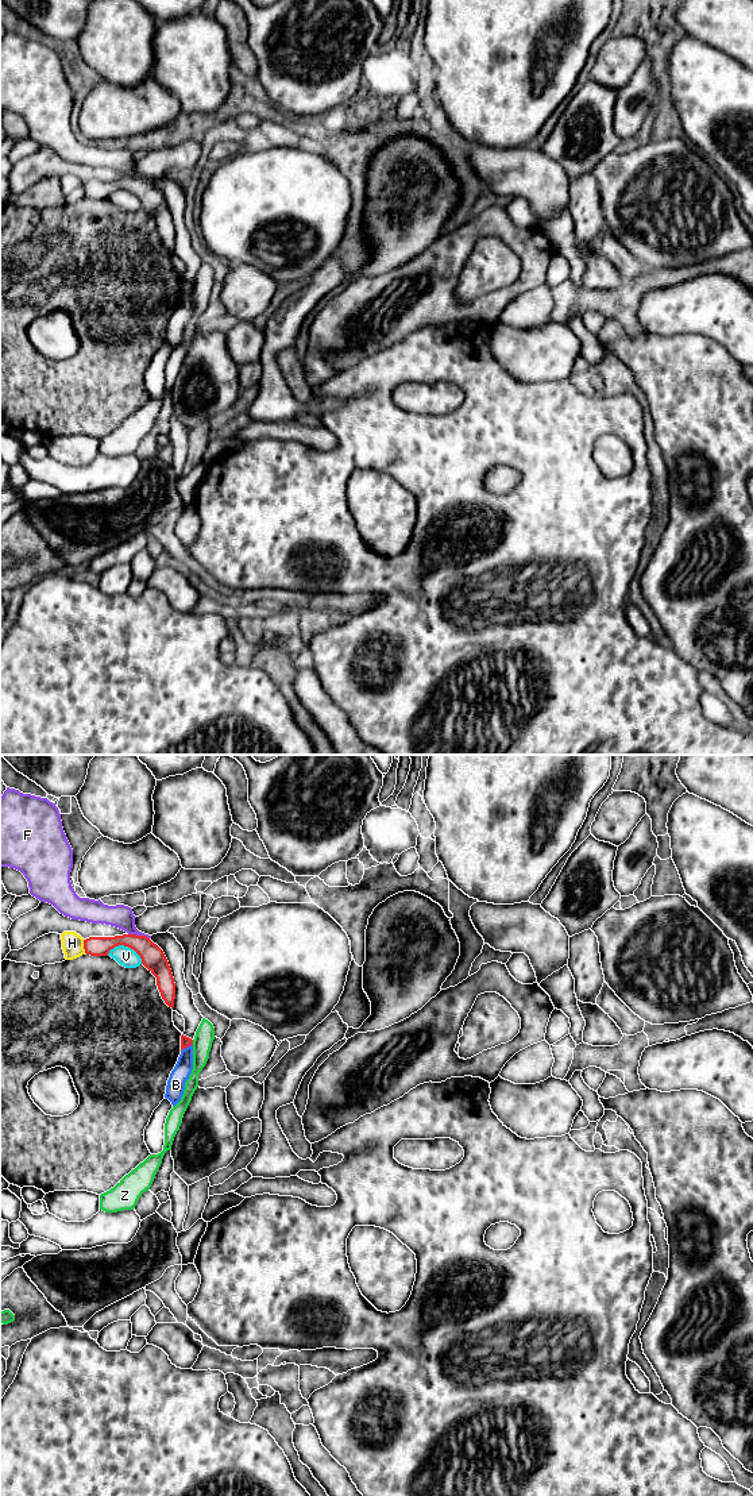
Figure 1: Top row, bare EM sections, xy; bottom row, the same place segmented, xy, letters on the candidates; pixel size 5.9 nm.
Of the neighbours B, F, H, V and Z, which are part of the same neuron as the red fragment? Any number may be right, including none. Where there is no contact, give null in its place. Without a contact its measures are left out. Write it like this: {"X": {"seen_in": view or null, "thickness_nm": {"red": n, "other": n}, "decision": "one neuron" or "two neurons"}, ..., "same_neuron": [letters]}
{"B": {"seen_in": "xy", "thickness_nm": {"red": 60, "other": 110}, "decision": "two neurons"}, "F": {"seen_in": "xy", "thickness_nm": {"red": 140, "other": 140}, "decision": "two neurons"}, "H": {"seen_in": "xy", "thickness_nm": {"red": 110, "other": 130}, "decision": "two neurons"}, "V": {"seen_in": "xy", "thickness_nm": {"red": 140, "other": 120}, "decision": "two neurons"}, "Z": {"seen_in": "xy", "thickness_nm": {"red": 60, "other": 120}, "decision": "two neurons"}, "same_neuron": []}

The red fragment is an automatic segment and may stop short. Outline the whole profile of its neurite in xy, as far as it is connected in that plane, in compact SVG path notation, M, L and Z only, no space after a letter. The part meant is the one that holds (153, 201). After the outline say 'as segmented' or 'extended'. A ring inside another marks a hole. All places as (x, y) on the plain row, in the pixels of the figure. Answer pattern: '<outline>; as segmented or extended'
M123 178L115 181L89 181L84 184L84 193L90 200L108 200L115 190L124 189L134 193L142 208L157 221L162 243L174 251L175 227L163 194L146 180Z; as segmented

